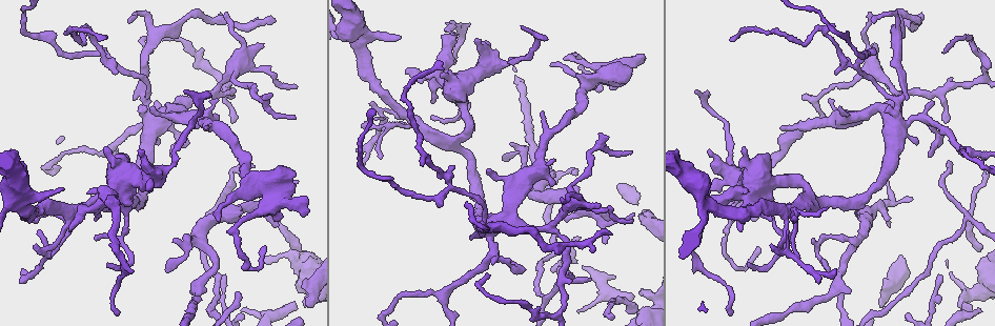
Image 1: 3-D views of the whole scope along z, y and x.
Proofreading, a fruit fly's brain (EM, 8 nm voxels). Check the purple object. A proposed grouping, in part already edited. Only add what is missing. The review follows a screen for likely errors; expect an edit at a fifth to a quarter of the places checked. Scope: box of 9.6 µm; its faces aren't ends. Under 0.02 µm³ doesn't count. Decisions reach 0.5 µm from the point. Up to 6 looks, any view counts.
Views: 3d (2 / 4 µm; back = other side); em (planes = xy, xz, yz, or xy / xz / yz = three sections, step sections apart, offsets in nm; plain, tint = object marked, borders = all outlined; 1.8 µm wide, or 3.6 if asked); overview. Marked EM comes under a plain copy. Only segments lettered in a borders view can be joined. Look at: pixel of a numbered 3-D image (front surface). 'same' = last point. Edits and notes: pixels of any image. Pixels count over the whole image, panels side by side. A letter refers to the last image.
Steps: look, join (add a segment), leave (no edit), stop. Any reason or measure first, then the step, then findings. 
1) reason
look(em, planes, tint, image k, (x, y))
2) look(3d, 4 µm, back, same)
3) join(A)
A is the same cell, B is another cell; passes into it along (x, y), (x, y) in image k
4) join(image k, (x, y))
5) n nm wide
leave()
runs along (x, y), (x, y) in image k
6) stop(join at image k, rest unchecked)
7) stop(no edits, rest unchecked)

thin end
look(em, xz, step 4, tint, image 1, (983, 172))

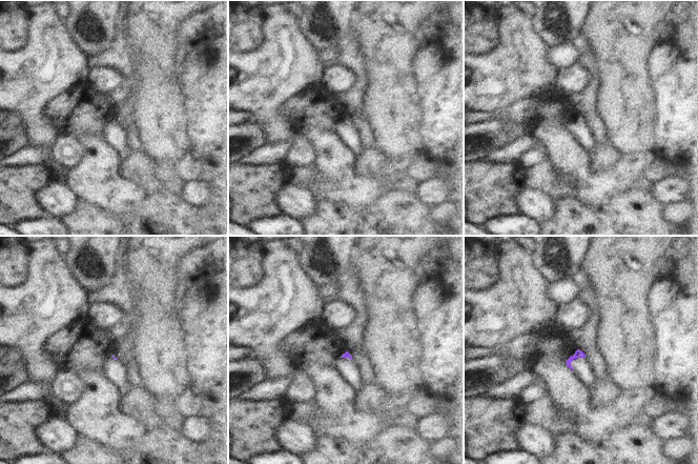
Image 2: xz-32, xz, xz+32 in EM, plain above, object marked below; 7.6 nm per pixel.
cut it another way
look(em, planes, tint, same)

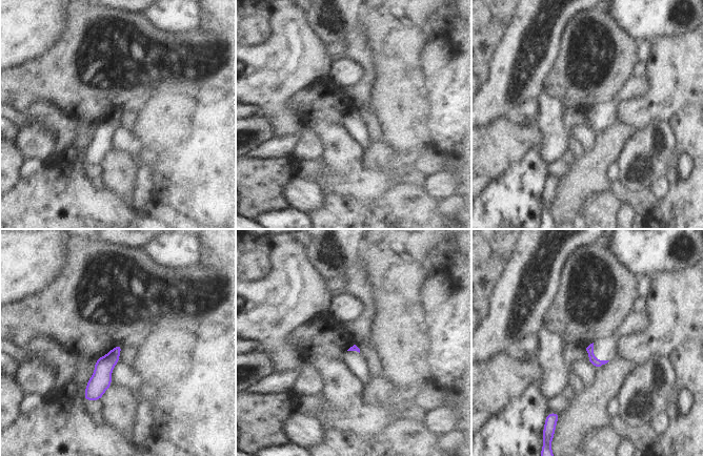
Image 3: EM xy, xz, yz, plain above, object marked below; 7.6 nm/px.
look(em, planes, borders, same)

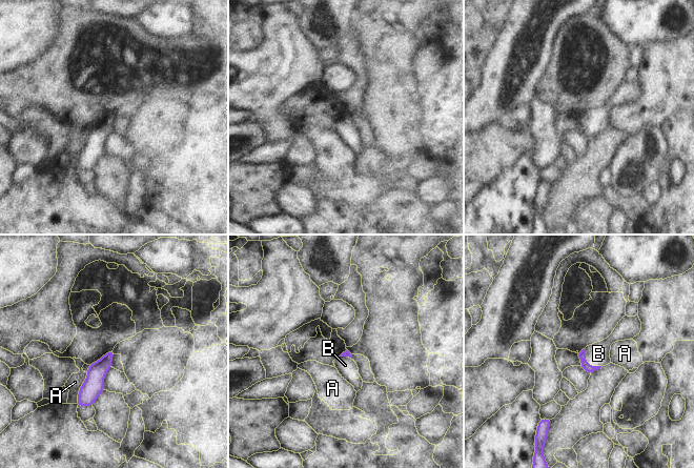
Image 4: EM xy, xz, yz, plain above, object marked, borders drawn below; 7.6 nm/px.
join(B)
B is the same cell, A is another cell; passes into it along (585, 365), (587, 362), (598, 353) in image 4; it goes on there

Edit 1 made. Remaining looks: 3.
calibre changes
look(em, 3.6 µm, planes, borders, image 1, (598, 216))

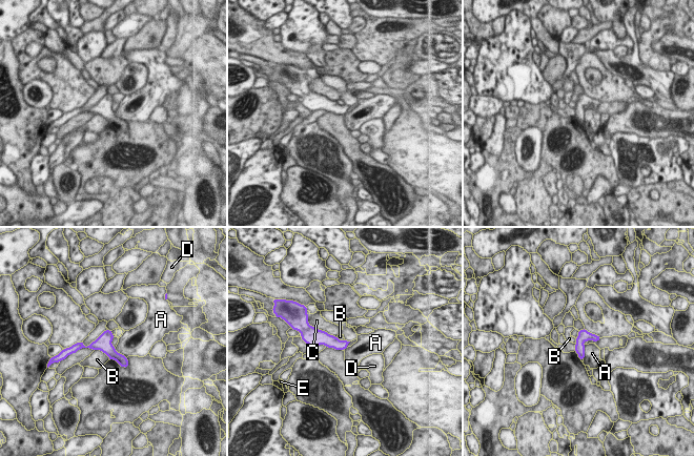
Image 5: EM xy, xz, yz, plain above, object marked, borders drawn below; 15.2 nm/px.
160 nm wide
leave()
A, B, C, D and E are other cells; border along (115, 348), (117, 352), (126, 357) in image 5; no lettered segment goes on from it

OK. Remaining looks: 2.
branch stops here
look(em, planes, borders, image 1, (981, 310))

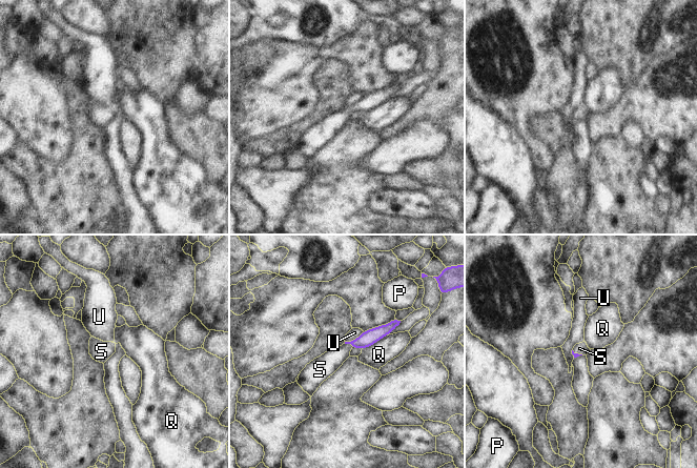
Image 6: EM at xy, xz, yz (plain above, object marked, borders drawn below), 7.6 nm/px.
Q touches over 240 nm
join(S)
S is the same cell, P, Q and U are other cells; it goes on there

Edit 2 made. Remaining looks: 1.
stop(join at image 4, join at image 6, rest unchecked)

